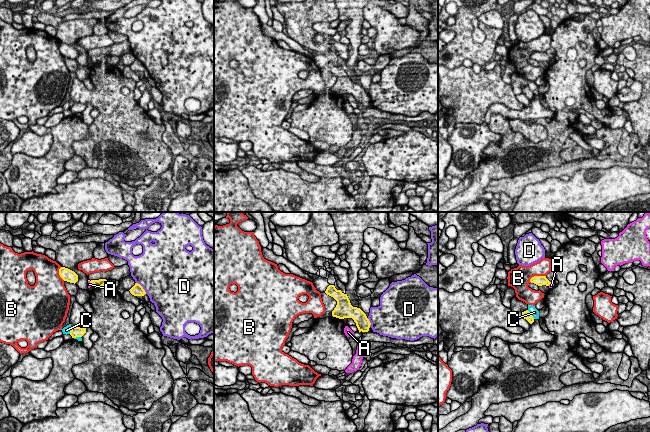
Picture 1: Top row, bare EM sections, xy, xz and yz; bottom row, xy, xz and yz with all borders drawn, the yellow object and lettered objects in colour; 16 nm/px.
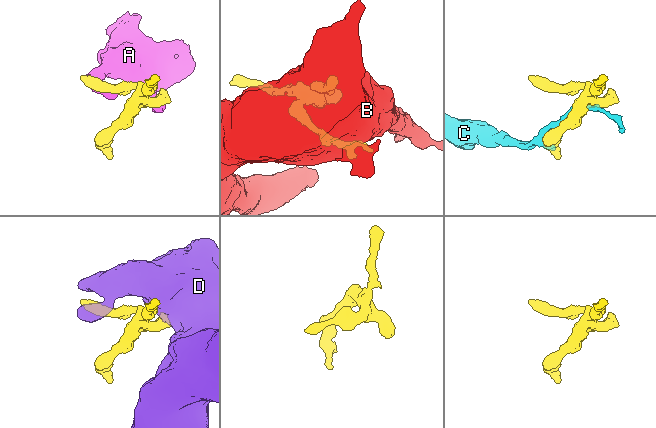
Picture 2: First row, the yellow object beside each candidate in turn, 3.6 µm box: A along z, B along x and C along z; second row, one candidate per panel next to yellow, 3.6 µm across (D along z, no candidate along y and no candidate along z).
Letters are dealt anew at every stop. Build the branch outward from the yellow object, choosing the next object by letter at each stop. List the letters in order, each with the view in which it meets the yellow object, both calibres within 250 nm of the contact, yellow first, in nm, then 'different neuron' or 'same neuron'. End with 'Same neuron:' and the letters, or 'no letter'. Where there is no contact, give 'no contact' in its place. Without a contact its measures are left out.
A: meets yellow in xy; 130 nm thick on the yellow side, 60 nm on the other; different neuron
B: meets yellow in yz; 160 nm thick on the yellow side, 300 nm on the other; different neuron
C: meets yellow in yz; 130 nm thick on the yellow side, 140 nm on the other; different neuron
D: meets yellow in xy; 190 nm thick on the yellow side, 500 nm on the other; different neuron
Same neuron: no letter

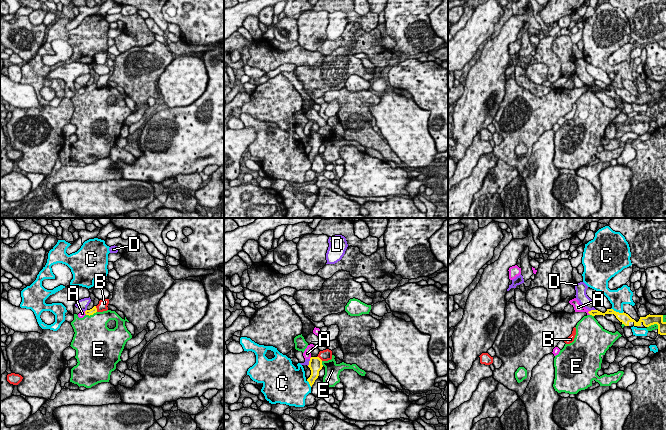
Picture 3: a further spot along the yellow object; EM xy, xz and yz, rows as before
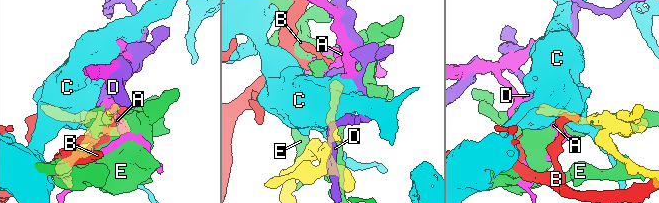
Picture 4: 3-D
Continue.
A: meets yellow in yz; 100 nm thick on the yellow side, 140 nm on the other; different neuron
B: meets yellow in xy; 100 nm thick on the yellow side, 160 nm on the other; different neuron
C: meets yellow in yz; 160 nm thick on the yellow side, 280 nm on the other; different neuron
D: meets yellow in yz; 100 nm thick on the yellow side, 180 nm on the other; different neuron
E: meets yellow in xy; 100 nm thick on the yellow side, 460 nm on the other; different neuron
Same neuron: no letter

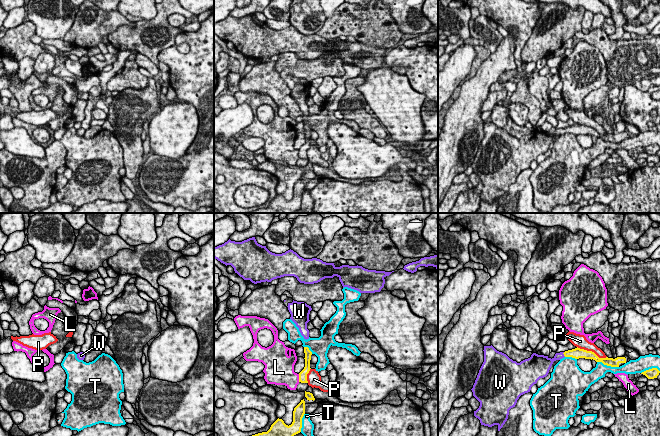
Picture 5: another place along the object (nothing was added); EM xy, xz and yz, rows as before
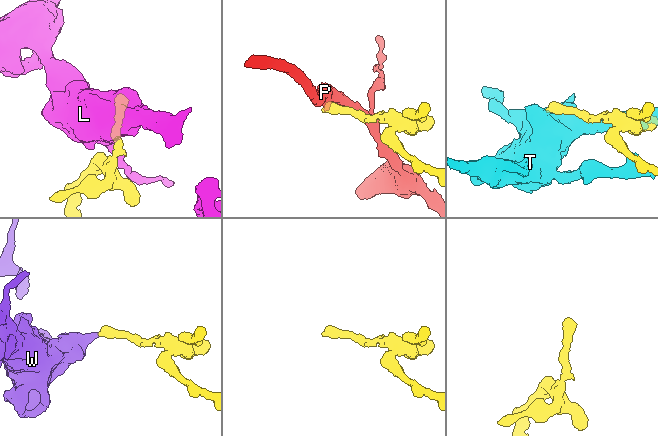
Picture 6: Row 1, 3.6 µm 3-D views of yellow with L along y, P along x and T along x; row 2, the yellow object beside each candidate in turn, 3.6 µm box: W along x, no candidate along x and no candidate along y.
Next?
L: meets yellow in xz; 130 nm thick on the yellow side, 340 nm on the other; different neuron
P: meets yellow in yz; 170 nm thick on the yellow side, 220 nm on the other; different neuron
T: meets yellow in yz; 130 nm thick on the yellow side, 200 nm on the other; different neuron
W: meets yellow in yz; 170 nm thick on the yellow side, 120 nm on the other; same neuron
Same neuron: W

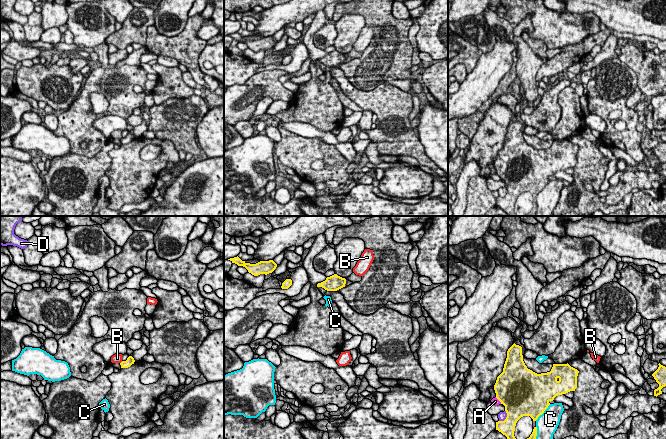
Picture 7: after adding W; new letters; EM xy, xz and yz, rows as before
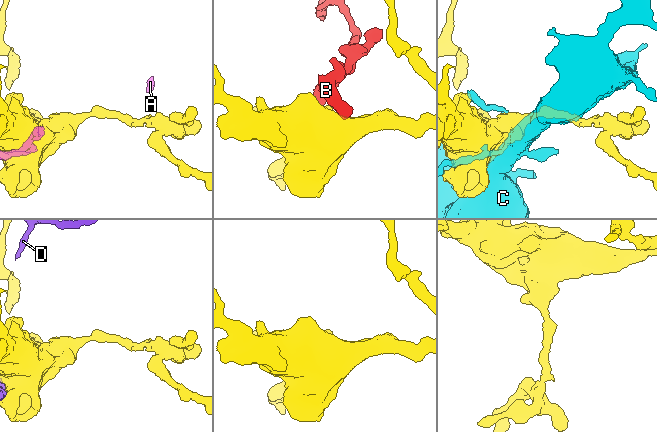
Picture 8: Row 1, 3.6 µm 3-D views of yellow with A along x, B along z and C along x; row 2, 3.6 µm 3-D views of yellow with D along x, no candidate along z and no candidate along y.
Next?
A: meets yellow in yz; 500 nm thick on the yellow side, 100 nm on the other; different neuron
B: meets yellow in xy; 130 nm thick on the yellow side, 160 nm on the other; different neuron
C: meets yellow in yz; 500 nm thick on the yellow side, 340 nm on the other; different neuron
D: meets yellow in yz; 380 nm thick on the yellow side, 130 nm on the other; different neuron
Same neuron: no letter

